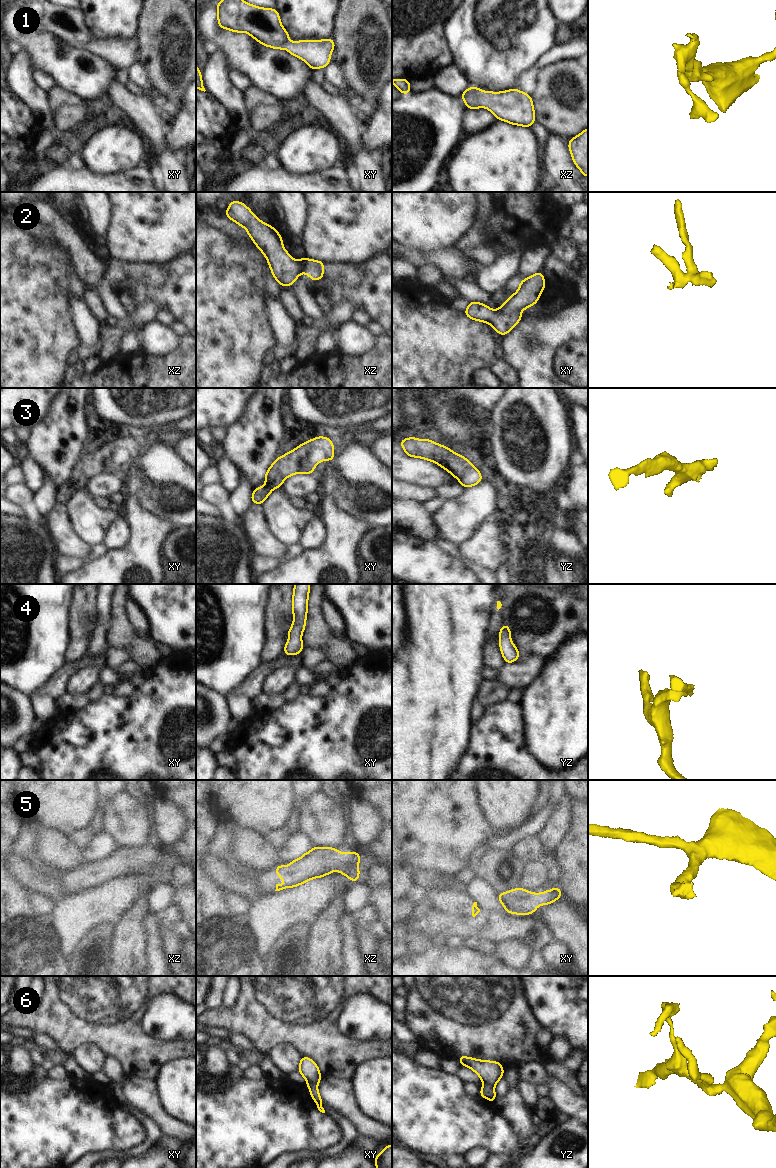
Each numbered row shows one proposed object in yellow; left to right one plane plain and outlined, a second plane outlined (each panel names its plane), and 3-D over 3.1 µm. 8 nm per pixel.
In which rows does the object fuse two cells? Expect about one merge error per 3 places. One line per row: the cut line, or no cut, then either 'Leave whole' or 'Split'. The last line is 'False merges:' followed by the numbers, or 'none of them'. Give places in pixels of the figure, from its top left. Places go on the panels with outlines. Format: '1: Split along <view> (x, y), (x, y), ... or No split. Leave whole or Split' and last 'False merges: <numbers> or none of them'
1: No split. Leave whole
2: Split along xy (499, 309), (506, 314), (519, 311). Split
3: No split. Leave whole
4: No split. Leave whole
5: No split. Leave whole
6: No split. Leave whole
False merges: 2

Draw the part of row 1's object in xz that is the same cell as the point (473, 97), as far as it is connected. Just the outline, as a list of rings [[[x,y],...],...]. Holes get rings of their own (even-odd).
[[[469,87],[460,97],[468,109],[485,107],[498,120],[512,125],[531,127],[535,120],[535,110],[531,95],[519,89],[509,89],[503,92],[483,92],[480,88]]]

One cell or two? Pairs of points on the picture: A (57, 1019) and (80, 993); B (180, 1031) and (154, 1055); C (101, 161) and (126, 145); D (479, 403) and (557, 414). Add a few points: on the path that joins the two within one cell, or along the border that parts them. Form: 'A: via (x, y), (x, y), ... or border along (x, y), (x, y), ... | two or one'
A: via (63, 1013), (77, 999) | one
B: border along (147, 1034), (163, 1041), (185, 1042) | two
C: via (107, 155), (113, 149), (120, 149) | one
D: border along (501, 398), (489, 417) | two

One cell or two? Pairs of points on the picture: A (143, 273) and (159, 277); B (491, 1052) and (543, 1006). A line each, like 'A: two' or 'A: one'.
A: one
B: two

